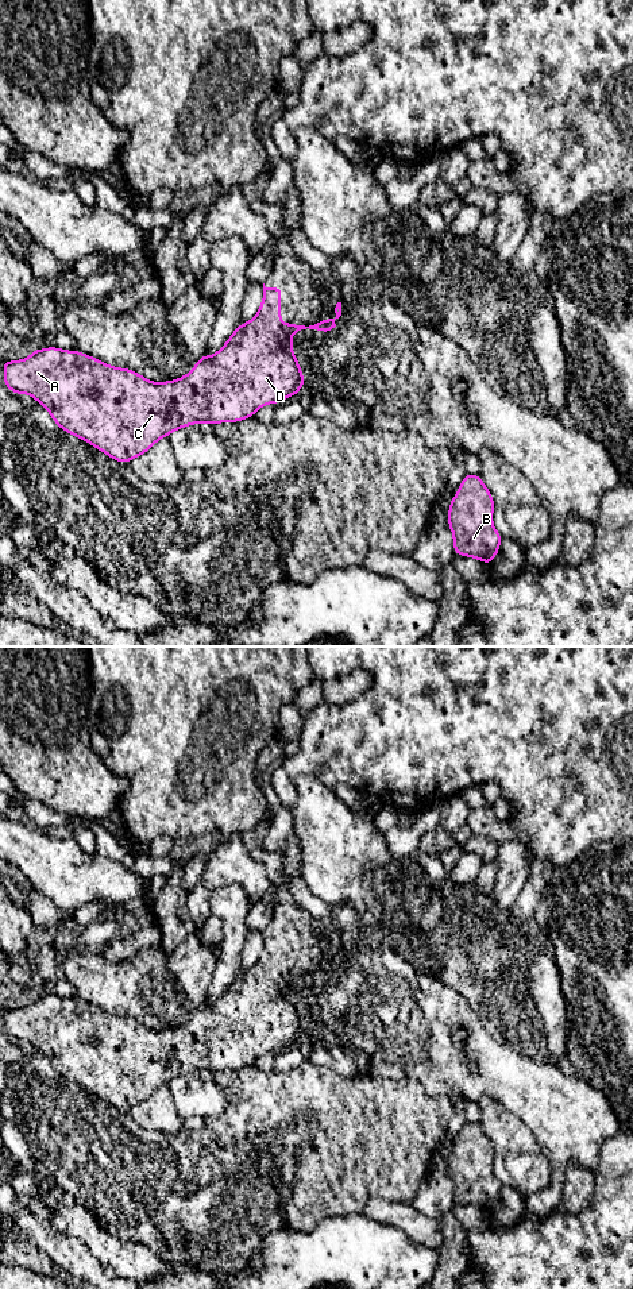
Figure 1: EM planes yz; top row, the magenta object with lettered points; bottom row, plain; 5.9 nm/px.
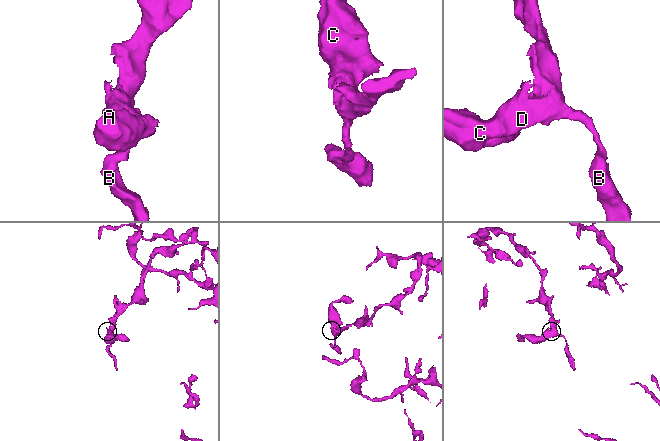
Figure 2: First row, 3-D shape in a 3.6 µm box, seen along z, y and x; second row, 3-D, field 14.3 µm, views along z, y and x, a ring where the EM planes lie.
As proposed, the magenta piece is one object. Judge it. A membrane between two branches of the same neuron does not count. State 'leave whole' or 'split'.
leave whole

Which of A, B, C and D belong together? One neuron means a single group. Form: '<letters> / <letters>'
A B C D

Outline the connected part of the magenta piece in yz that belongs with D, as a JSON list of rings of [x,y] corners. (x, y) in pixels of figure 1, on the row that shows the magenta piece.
[[[266,287],[256,316],[240,324],[213,355],[202,355],[190,373],[175,381],[155,383],[128,368],[119,368],[82,352],[57,347],[35,350],[24,360],[4,362],[4,385],[16,394],[30,394],[46,408],[55,424],[88,441],[109,458],[128,463],[146,454],[159,439],[192,424],[238,422],[254,417],[267,404],[278,404],[300,393],[305,377],[294,358],[292,335],[297,331],[329,333],[341,316],[336,304],[335,319],[319,324],[283,324],[281,293],[283,287]]]

